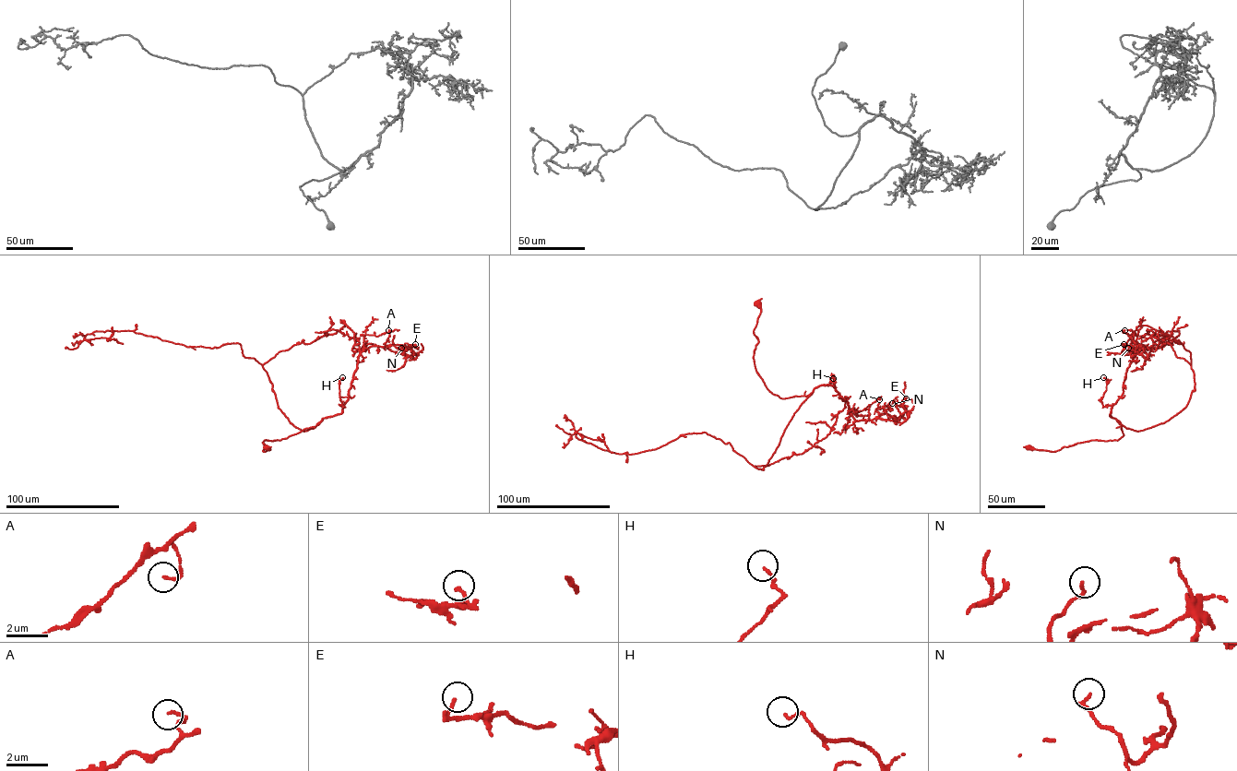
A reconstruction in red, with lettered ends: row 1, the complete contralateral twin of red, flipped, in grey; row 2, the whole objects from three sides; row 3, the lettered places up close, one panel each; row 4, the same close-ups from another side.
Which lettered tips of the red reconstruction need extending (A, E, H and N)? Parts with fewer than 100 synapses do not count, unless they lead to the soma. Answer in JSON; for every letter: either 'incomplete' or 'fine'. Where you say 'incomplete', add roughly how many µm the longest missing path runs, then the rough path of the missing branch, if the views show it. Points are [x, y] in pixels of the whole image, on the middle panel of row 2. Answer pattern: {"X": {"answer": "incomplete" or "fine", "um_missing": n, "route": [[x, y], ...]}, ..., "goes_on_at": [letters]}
{"A": {"answer": "fine"}, "E": {"answer": "fine"}, "H": {"answer": "fine"}, "N": {"answer": "fine"}, "goes_on_at": []}

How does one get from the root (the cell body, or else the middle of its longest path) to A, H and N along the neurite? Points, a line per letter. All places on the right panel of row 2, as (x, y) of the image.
A: (1028, 446), (1054, 451), (1124, 435), (1110, 414), (1137, 348), (1137, 335), (1124, 330)
H: (1028, 446), (1054, 451), (1124, 435), (1110, 416), (1112, 405), (1100, 401), (1109, 382), (1103, 377)
N: (1028, 446), (1054, 451), (1124, 435), (1111, 409), (1134, 355), (1146, 348), (1128, 348)

